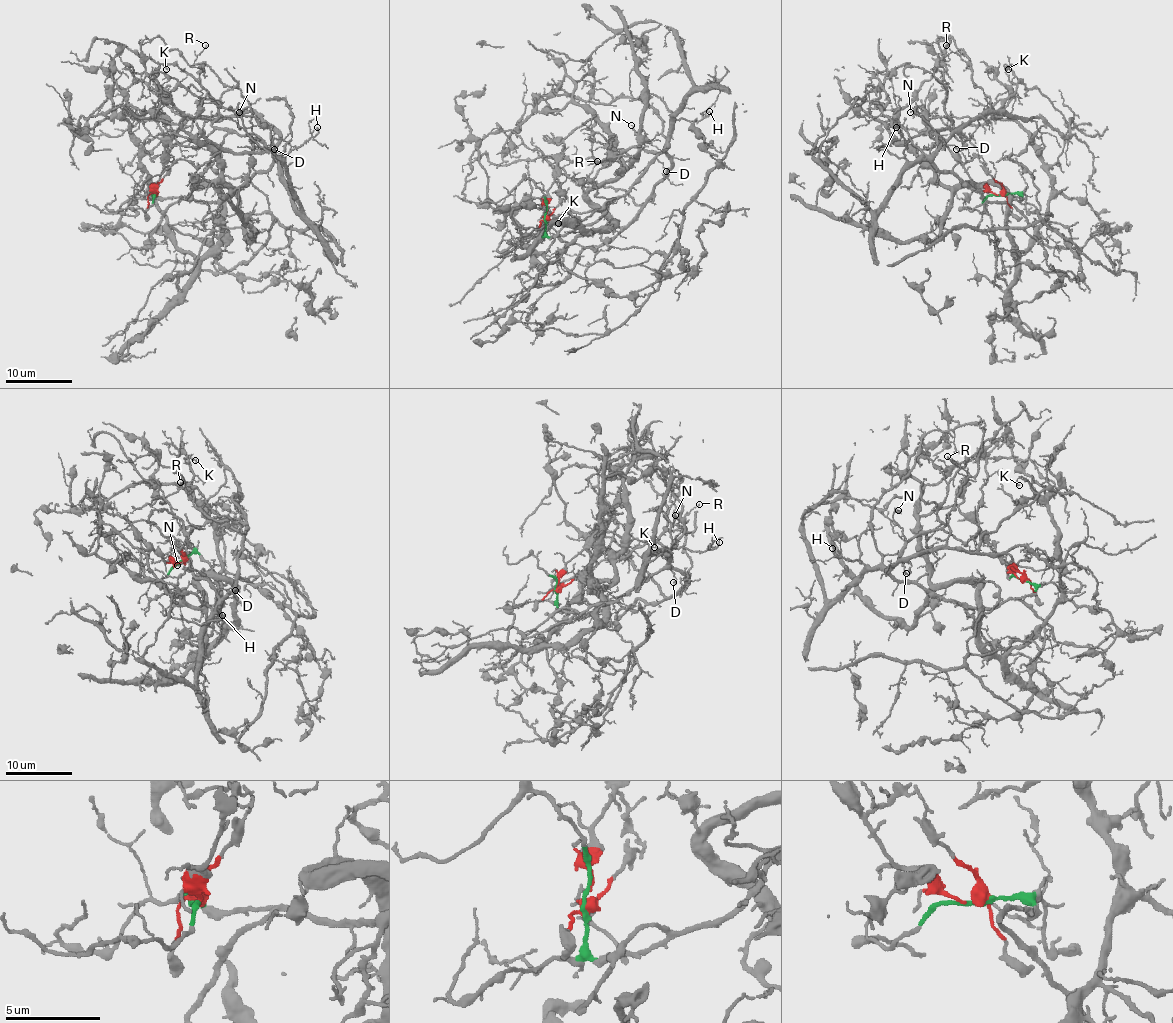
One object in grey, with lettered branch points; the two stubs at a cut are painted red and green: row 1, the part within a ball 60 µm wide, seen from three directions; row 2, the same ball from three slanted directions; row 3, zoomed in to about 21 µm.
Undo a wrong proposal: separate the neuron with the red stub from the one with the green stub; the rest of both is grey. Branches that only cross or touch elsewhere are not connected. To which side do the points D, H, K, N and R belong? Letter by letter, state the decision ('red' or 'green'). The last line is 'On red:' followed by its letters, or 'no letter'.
D: green
H: green
K: green
N: green
R: green
On red: no letter

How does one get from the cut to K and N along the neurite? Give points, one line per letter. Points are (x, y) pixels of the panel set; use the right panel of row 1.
K: (1002, 196), (1022, 197), (988, 202), (934, 154), (985, 112), (1012, 116), (995, 116), (1017, 86), (1008, 69)
N: (1002, 196), (1022, 197), (988, 202), (952, 172), (942, 172), (934, 161), (937, 134), (917, 107), (910, 112)

